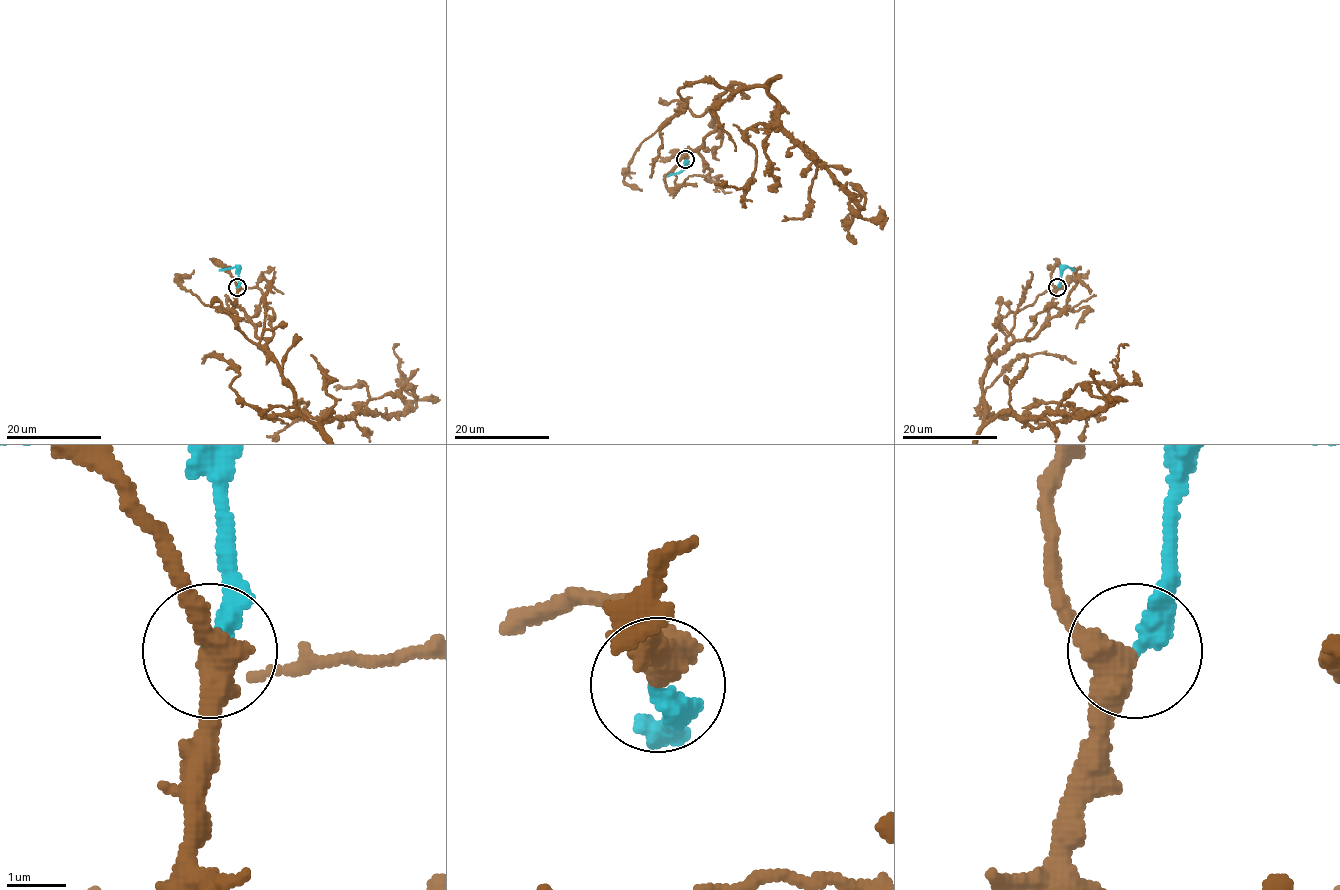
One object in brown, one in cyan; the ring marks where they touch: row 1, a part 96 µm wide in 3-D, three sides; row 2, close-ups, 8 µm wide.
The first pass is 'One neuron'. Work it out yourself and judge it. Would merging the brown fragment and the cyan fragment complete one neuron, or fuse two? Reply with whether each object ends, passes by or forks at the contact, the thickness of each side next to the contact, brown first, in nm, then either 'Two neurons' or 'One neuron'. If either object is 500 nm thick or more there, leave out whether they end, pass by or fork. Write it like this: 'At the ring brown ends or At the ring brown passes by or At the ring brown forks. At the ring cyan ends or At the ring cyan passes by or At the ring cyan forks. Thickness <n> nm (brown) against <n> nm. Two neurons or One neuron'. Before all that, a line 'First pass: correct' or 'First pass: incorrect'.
First pass: correct
At the ring brown passes by. At the ring cyan ends. Thickness 440 nm (brown) against 360 nm. One neuron

